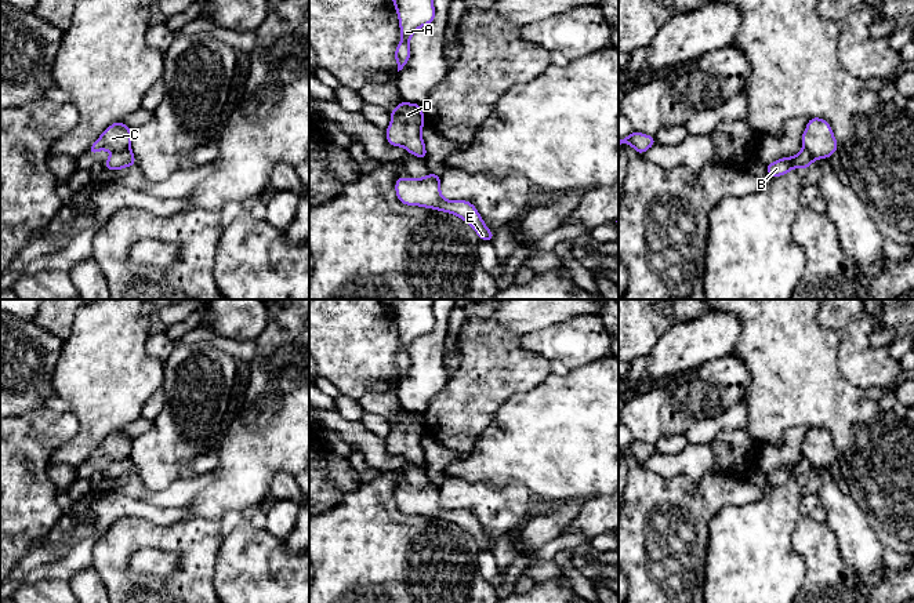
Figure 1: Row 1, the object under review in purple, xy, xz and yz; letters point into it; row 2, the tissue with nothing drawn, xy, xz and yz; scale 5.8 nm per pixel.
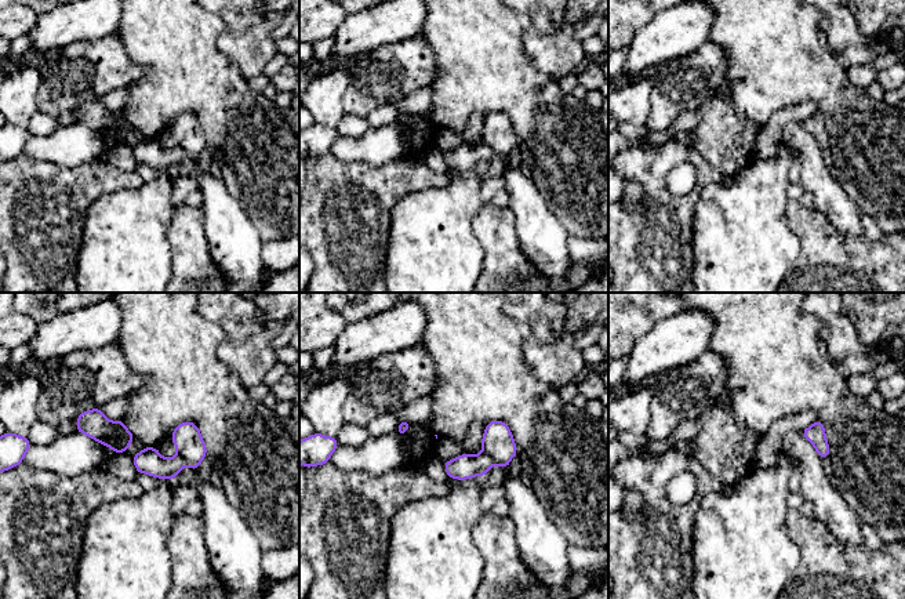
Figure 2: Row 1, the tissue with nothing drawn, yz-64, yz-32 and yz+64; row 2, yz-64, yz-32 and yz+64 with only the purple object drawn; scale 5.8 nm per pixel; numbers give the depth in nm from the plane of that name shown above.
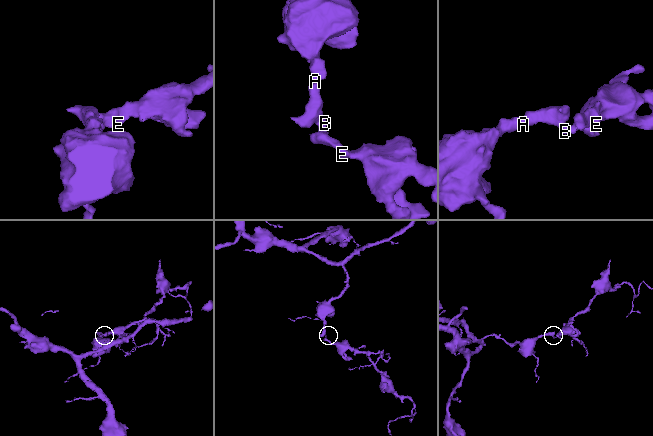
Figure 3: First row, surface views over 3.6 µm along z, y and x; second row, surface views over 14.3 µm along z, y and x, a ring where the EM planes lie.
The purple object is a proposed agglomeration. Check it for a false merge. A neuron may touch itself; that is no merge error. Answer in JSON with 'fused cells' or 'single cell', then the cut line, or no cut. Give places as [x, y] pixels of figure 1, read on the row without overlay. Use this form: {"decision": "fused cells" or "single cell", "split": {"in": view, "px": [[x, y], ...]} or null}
{"decision": "fused cells", "split": {"in": "xy", "px": [[130, 457], [113, 461]]}}

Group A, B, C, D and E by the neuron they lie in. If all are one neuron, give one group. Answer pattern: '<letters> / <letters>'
A B D / C E

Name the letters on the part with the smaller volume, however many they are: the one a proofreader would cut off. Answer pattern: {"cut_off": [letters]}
{"cut_off": ["C", "E"]}

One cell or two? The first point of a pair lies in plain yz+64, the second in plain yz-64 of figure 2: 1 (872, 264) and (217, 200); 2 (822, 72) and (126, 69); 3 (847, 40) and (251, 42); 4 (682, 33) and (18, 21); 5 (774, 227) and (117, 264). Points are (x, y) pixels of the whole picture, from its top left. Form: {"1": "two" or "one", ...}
{"1": "two", "2": "two", "3": "one", "4": "two", "5": "one"}

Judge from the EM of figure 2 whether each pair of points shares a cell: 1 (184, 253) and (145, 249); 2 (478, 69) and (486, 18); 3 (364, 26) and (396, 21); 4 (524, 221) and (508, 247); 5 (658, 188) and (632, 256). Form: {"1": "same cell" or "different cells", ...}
{"1": "different cells", "2": "same cell", "3": "same cell", "4": "different cells", "5": "same cell"}

